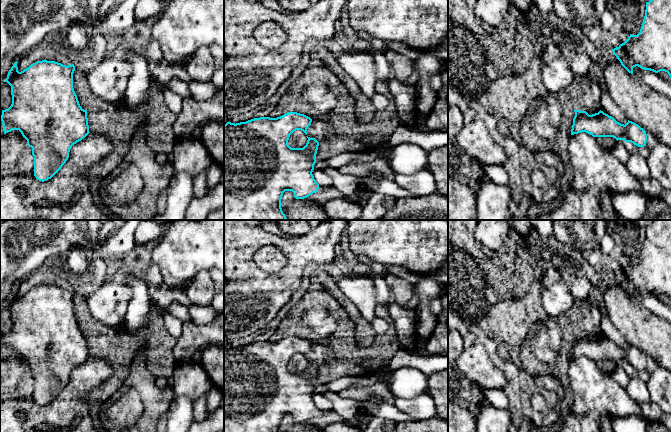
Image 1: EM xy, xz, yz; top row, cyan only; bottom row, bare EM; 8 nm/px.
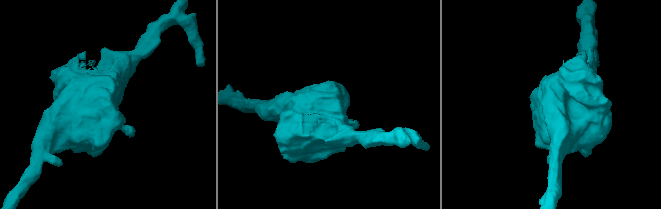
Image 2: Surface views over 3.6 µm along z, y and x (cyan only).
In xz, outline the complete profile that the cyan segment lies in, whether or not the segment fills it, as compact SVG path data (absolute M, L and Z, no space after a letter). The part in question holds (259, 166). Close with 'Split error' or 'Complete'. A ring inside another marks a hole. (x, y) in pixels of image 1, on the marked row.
M288 112L277 118L260 117L246 122L224 125L224 220L288 220L281 208L285 191L292 191L296 199L304 199L318 192L319 184L312 174L319 142L307 136L303 148L288 145L290 135L301 130L307 135L312 119L304 114Z. Complete

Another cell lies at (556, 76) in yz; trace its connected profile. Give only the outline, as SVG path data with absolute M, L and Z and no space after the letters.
M560 56L541 68L539 78L541 84L554 95L565 90L574 81L575 75L568 59Z

